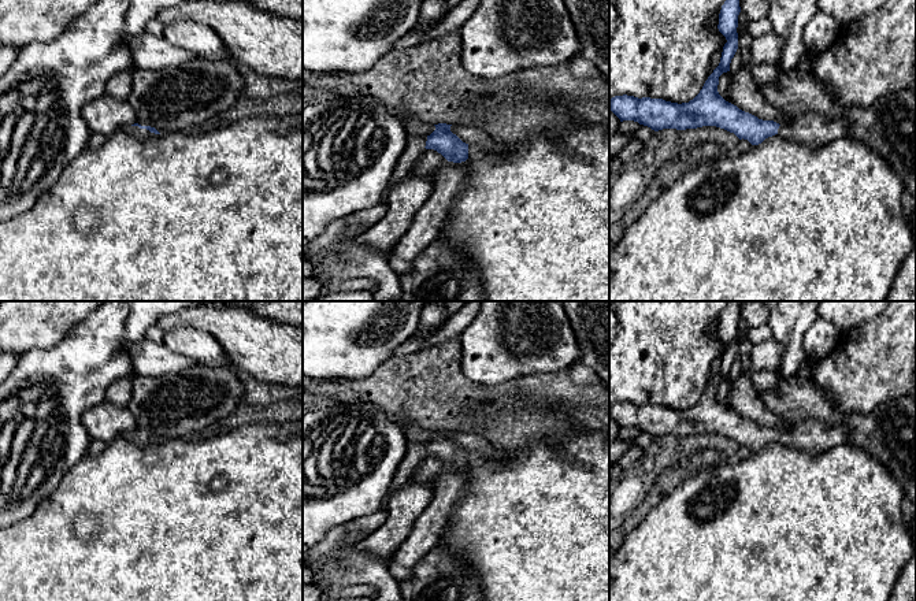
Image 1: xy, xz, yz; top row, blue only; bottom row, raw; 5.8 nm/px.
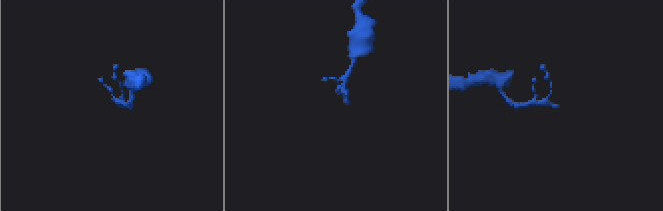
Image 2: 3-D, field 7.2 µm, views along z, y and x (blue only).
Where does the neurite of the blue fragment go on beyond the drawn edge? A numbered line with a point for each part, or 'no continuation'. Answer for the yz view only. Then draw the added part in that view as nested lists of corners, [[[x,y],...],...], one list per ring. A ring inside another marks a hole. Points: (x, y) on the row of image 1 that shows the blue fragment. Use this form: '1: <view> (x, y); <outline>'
1: yz (809, 129); [[[805,112],[791,122],[782,123],[778,136],[809,148],[817,148],[838,138],[850,137],[848,126],[849,123],[843,119],[830,120],[815,112]]]

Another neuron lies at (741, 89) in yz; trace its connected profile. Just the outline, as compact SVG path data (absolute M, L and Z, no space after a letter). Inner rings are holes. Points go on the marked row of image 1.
M743 66L735 74L731 71L723 73L719 77L717 92L726 101L759 119L774 120L779 125L793 120L768 104L760 92L760 85Z

